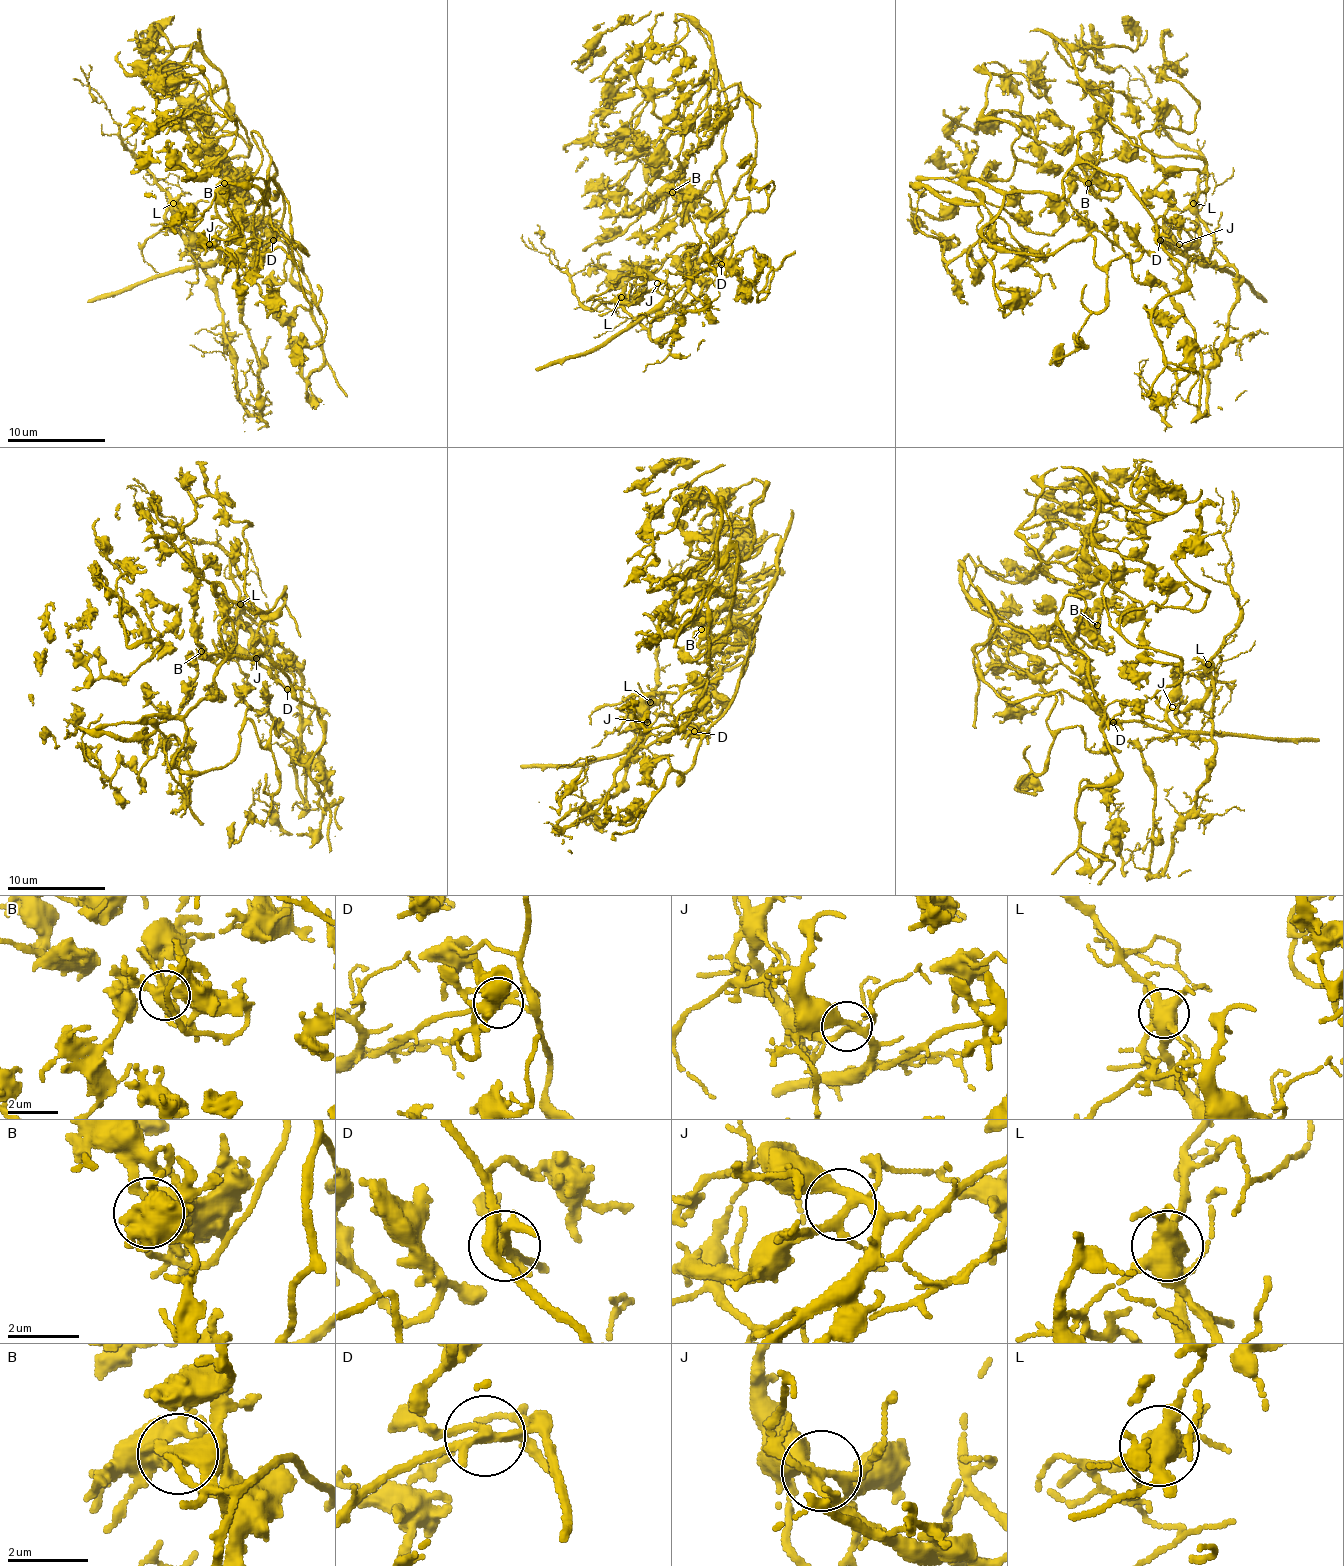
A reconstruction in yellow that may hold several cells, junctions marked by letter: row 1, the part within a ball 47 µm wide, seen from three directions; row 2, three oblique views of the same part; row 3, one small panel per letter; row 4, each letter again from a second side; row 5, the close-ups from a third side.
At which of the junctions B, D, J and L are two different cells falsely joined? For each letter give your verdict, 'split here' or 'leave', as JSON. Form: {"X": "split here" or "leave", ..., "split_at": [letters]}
{"B": "leave", "D": "split here", "J": "leave", "L": "split here", "split_at": ["D", "L"]}

